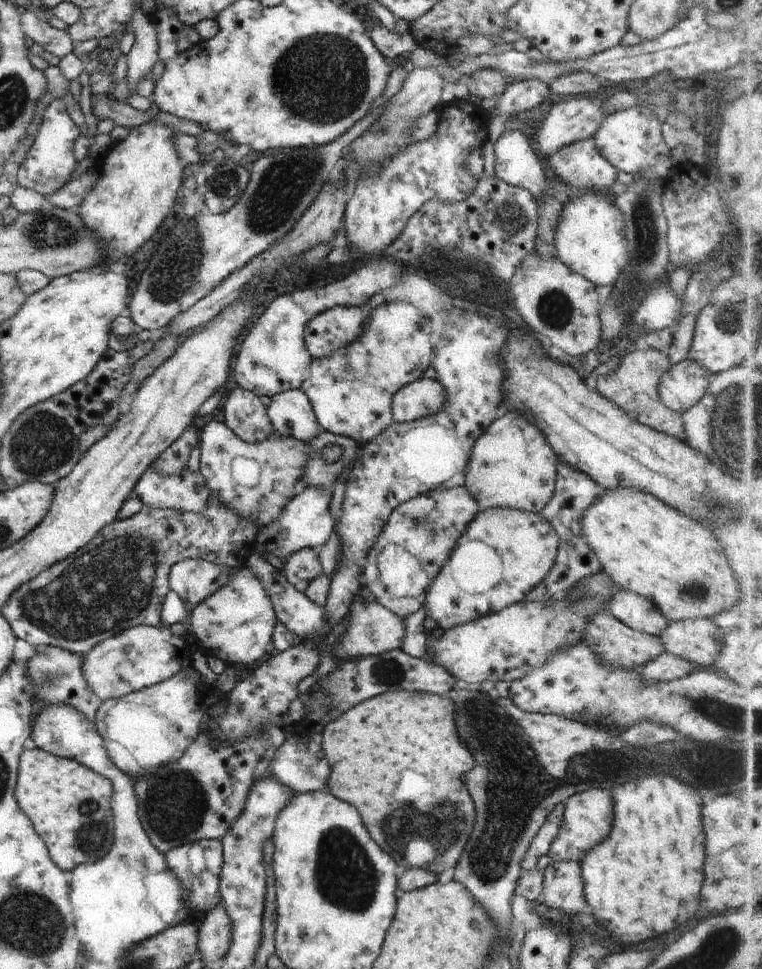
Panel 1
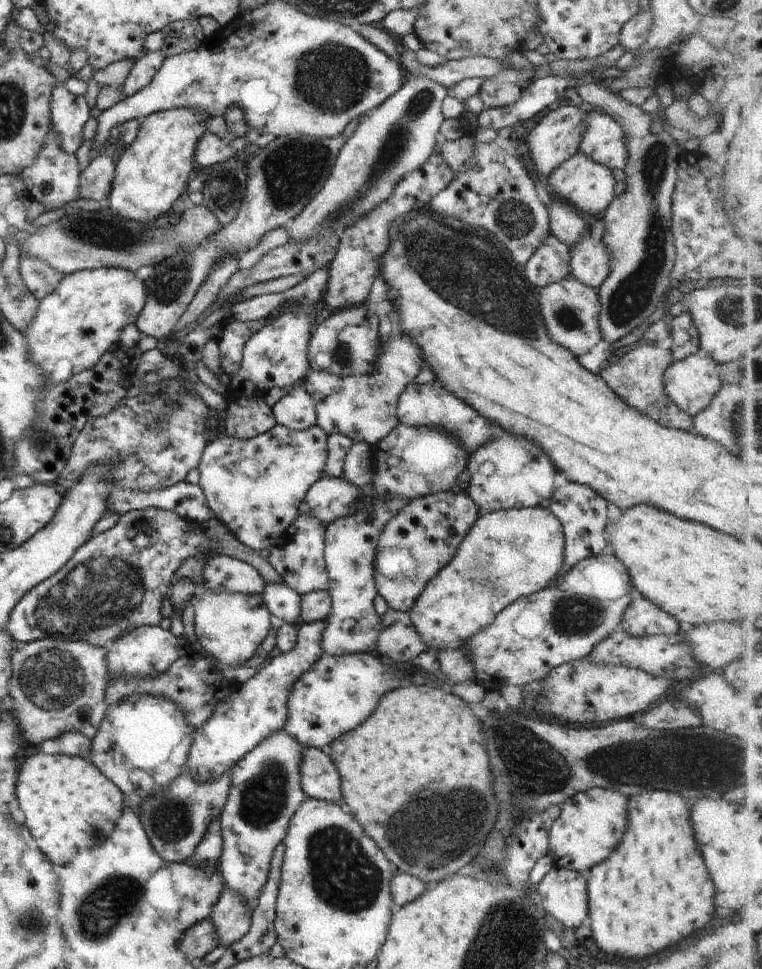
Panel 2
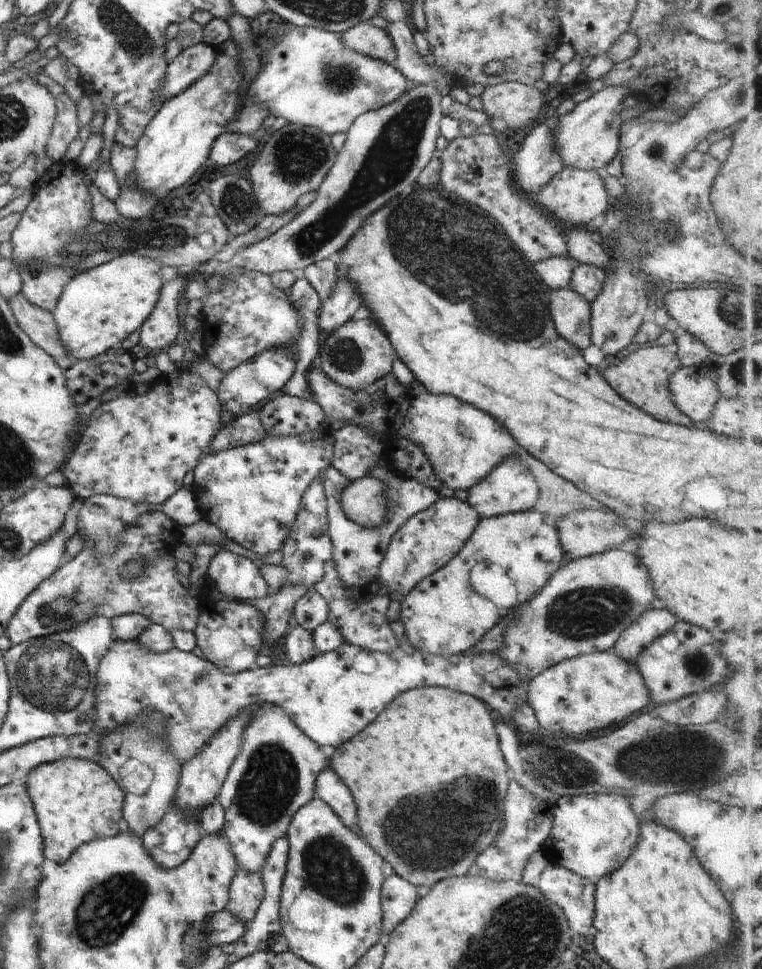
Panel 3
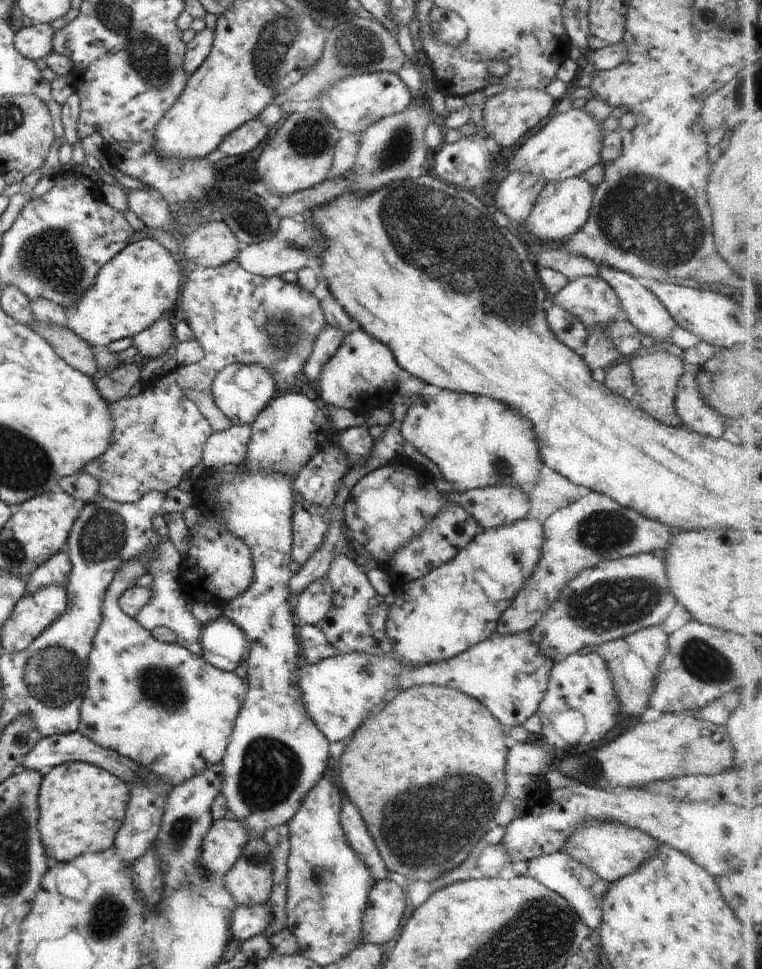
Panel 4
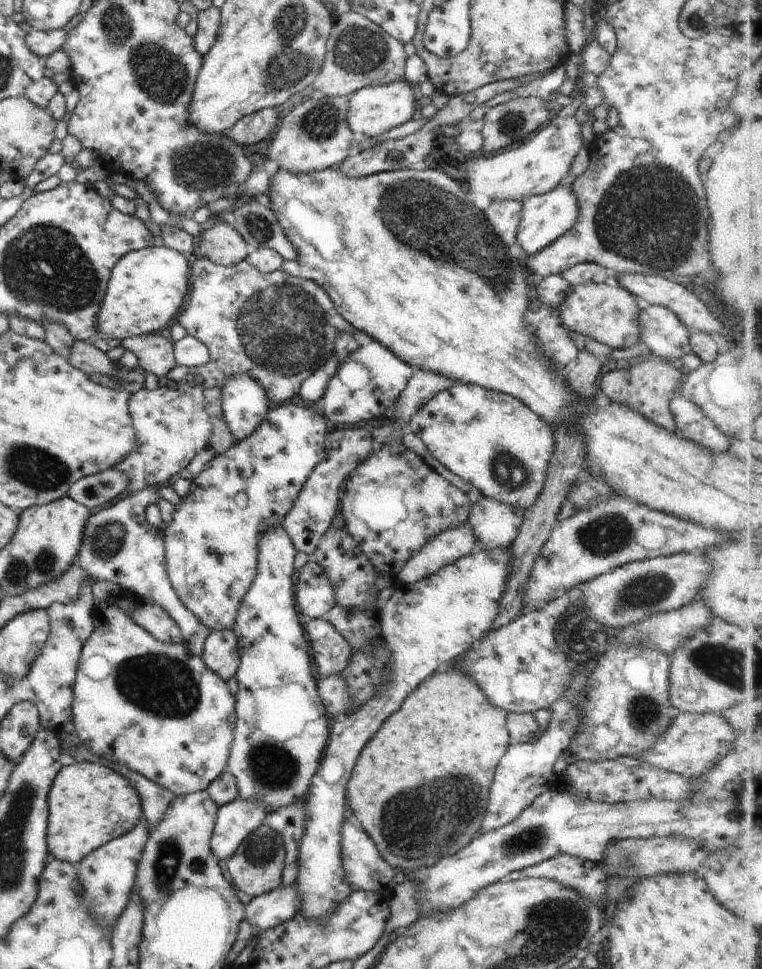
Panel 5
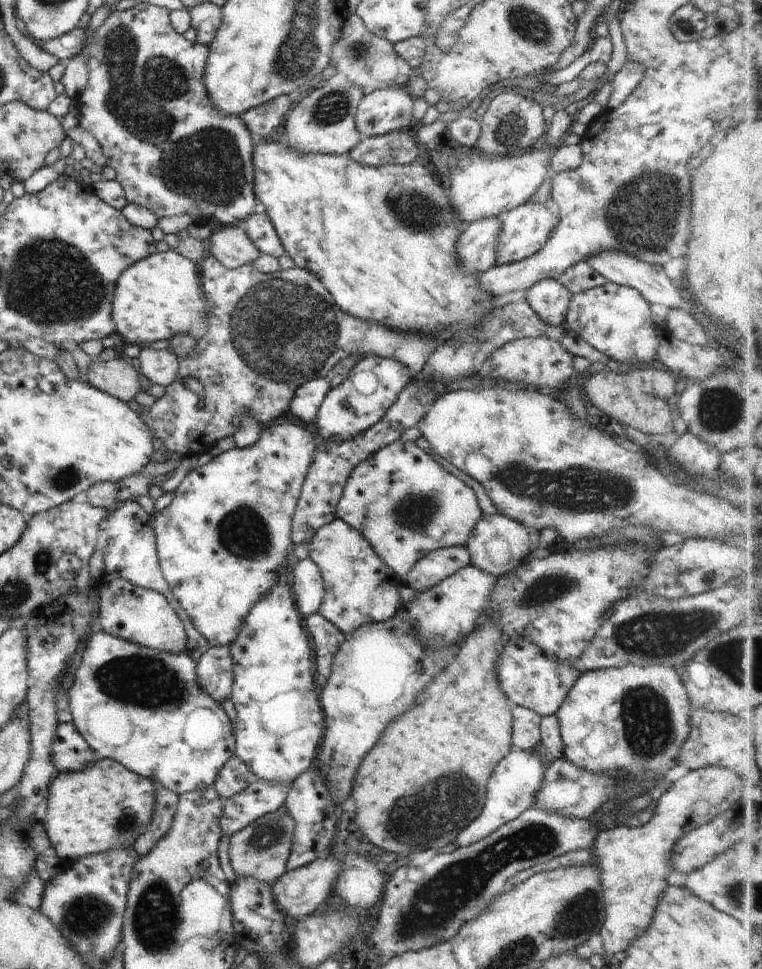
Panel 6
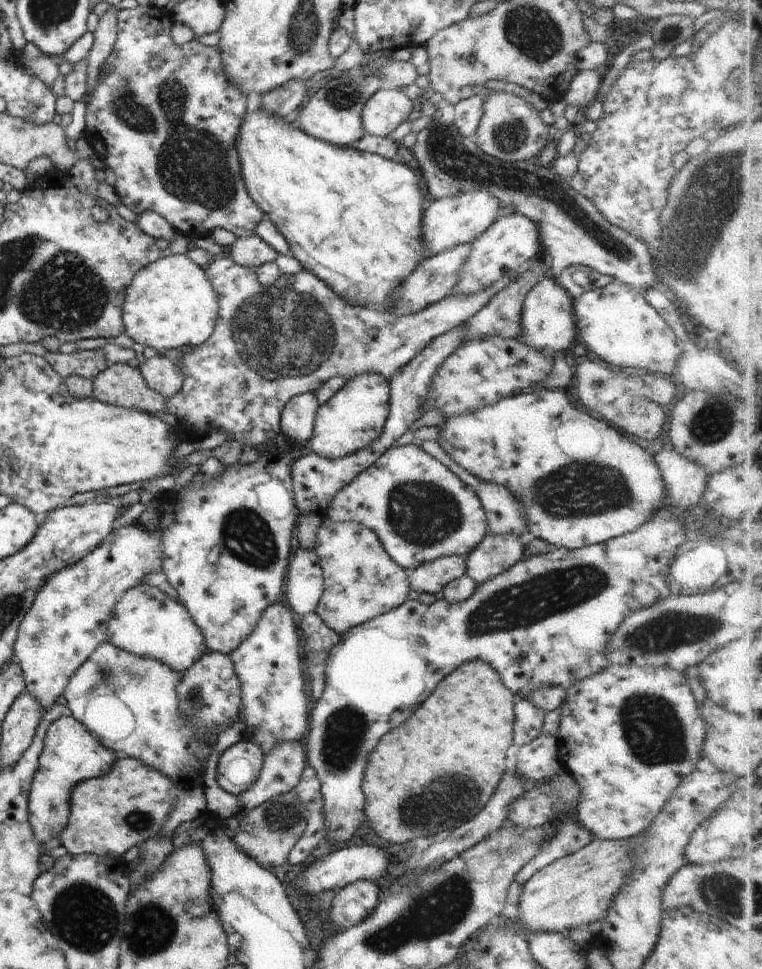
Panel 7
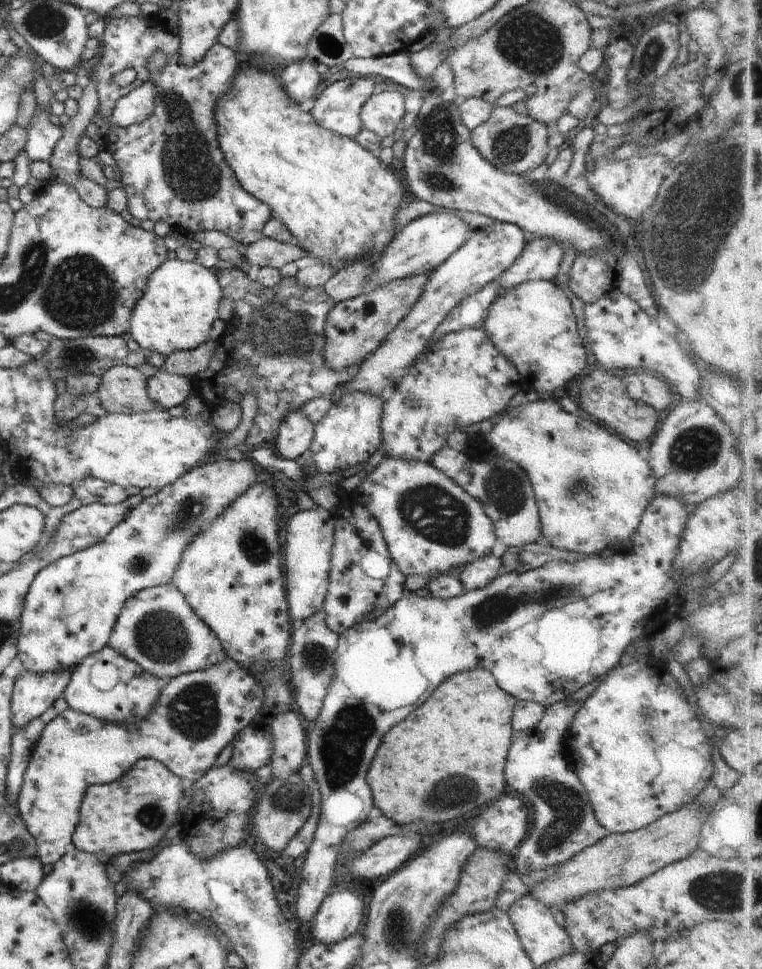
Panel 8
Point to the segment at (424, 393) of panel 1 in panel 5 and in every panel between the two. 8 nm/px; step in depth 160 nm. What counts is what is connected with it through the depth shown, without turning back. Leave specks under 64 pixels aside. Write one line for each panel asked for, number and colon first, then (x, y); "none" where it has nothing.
2: (429, 405)
3: (432, 422)
4: (475, 442)
5: (490, 440)

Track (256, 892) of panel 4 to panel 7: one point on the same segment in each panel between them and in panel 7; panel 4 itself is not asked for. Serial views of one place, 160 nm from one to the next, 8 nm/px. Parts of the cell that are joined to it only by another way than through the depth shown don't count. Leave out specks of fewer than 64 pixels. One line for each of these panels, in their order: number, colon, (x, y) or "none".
5: (256, 866)
6: (260, 850)
7: (267, 833)

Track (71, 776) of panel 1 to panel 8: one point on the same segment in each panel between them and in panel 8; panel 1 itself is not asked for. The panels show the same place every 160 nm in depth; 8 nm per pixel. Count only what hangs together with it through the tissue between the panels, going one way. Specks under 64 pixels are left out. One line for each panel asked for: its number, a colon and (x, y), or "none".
2: (69, 805)
3: (76, 801)
4: (81, 807)
5: (90, 804)
6: (106, 806)
7: (125, 808)
8: (132, 814)

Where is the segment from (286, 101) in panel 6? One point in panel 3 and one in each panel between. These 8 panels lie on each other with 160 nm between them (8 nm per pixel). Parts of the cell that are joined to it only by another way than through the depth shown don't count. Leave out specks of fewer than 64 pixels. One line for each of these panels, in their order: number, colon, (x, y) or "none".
3: (229, 147)
4: (246, 138)
5: (255, 127)

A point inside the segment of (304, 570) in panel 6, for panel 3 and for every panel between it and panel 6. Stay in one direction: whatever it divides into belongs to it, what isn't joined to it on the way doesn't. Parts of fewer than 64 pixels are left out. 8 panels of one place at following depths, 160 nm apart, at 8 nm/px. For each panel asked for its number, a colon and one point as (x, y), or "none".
3: (312, 610)
4: (314, 601)
5: (314, 597)

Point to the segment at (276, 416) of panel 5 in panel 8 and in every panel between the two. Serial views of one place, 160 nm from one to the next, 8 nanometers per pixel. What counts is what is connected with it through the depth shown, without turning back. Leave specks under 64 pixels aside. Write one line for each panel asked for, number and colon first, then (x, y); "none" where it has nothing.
6: (222, 541)
7: (226, 555)
8: (231, 575)

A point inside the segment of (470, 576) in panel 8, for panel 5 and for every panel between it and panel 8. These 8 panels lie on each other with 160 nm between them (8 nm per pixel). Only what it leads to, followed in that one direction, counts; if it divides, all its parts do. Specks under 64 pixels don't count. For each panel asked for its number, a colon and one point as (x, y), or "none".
5: (495, 525)
6: (498, 545)
7: (497, 552)

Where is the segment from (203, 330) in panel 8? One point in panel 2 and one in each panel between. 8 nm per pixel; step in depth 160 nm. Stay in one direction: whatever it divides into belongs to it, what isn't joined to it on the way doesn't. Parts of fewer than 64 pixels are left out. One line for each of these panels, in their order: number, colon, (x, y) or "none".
2: (74, 325)
3: (99, 308)
4: (142, 283)
5: (146, 289)
6: (160, 296)
7: (170, 303)

